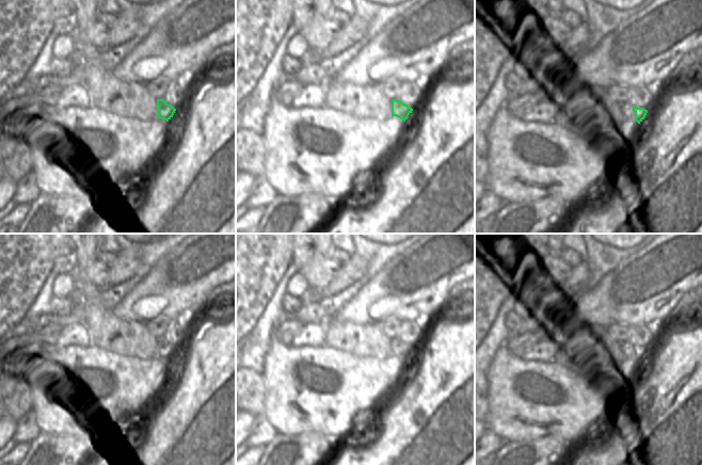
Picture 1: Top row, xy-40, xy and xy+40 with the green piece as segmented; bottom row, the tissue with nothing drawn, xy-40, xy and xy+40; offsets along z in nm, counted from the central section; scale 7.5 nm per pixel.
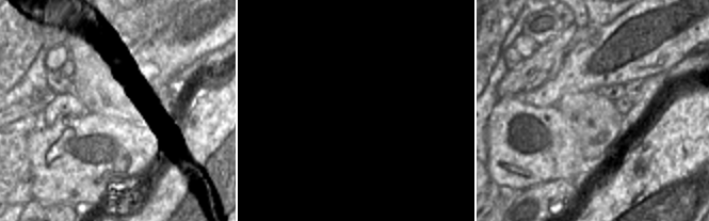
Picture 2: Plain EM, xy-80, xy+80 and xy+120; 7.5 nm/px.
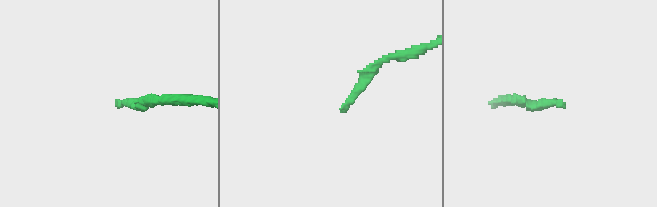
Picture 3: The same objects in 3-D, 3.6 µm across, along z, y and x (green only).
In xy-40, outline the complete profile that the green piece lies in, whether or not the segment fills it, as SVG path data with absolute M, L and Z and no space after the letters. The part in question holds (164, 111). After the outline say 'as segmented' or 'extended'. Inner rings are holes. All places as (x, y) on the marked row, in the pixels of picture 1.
M171 82L162 99L157 99L157 118L169 122L176 109L181 105L182 99L178 96L178 87L174 82Z; extended

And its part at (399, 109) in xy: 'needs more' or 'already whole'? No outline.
needs more

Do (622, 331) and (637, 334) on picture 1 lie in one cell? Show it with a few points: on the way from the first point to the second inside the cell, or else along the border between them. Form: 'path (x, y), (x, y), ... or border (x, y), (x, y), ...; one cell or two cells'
border (633, 325), (629, 332), (629, 339); two cells

